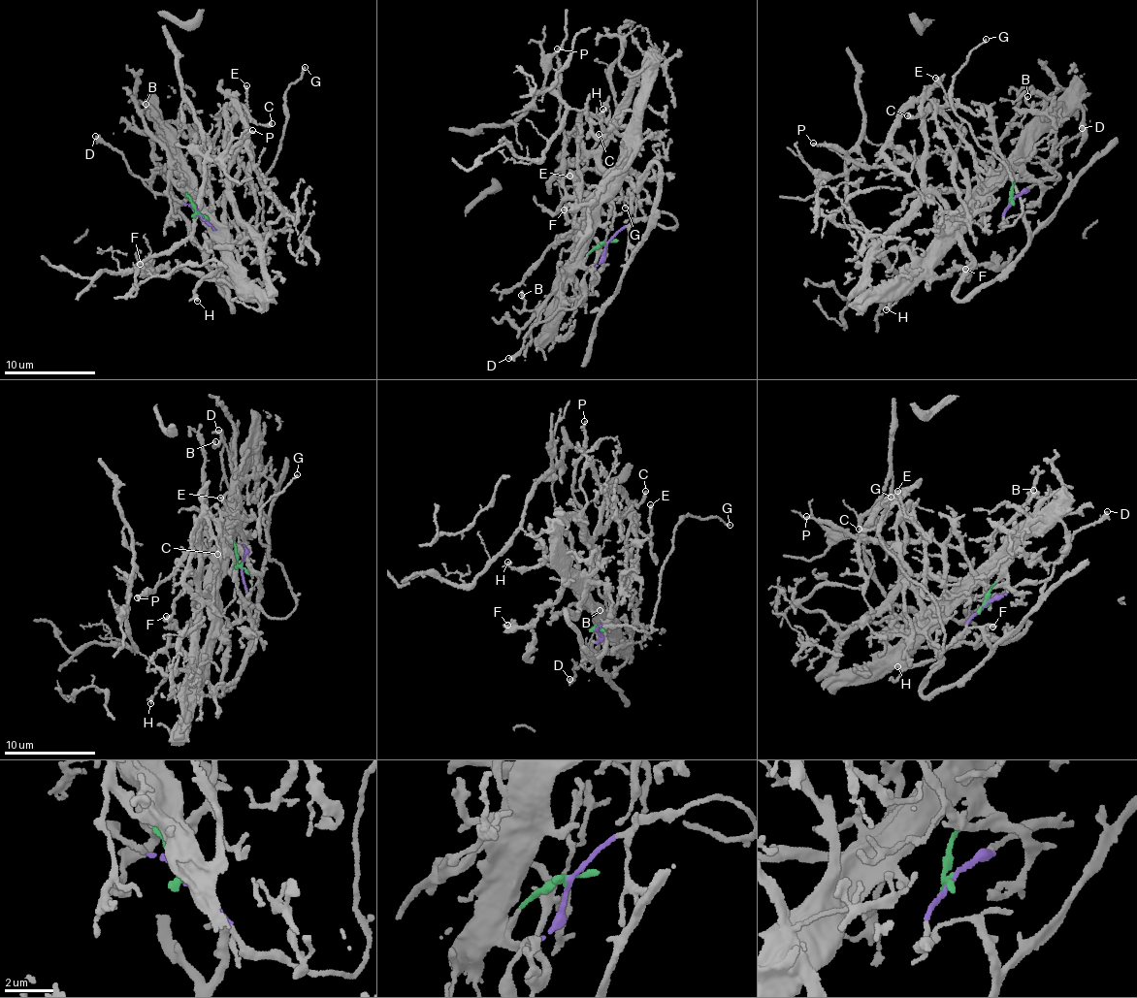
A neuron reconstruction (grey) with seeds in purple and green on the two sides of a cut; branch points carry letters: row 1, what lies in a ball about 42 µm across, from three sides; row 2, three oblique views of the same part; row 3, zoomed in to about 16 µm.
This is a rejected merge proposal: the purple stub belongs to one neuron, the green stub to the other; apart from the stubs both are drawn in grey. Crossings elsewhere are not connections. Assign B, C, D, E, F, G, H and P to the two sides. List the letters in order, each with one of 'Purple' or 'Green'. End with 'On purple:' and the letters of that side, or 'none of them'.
B: Green
C: Green
D: Purple
E: Green
F: Green
G: Purple
H: Green
P: Green
On purple: D, G

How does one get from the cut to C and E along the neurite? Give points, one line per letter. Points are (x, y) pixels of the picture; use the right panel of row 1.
C: (1012, 199), (1014, 172), (974, 209), (953, 216), (926, 182), (932, 106), (925, 100), (917, 118), (906, 116)
E: (1012, 199), (1018, 175), (1014, 172), (974, 209), (953, 216), (926, 182), (925, 111), (957, 103), (935, 78)

